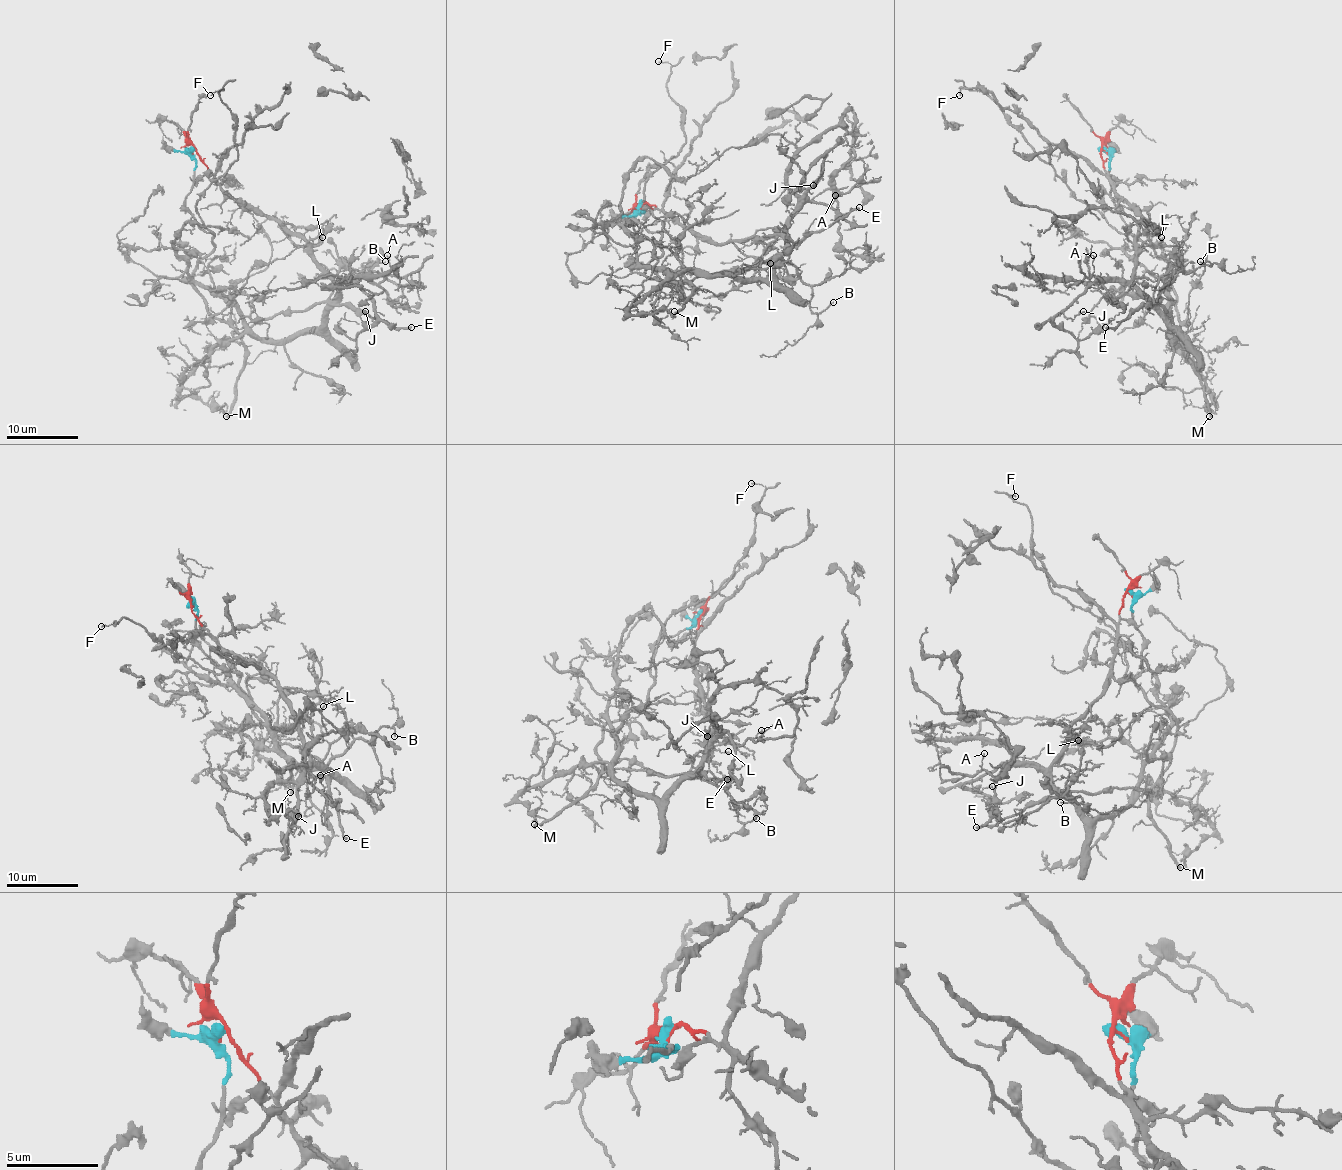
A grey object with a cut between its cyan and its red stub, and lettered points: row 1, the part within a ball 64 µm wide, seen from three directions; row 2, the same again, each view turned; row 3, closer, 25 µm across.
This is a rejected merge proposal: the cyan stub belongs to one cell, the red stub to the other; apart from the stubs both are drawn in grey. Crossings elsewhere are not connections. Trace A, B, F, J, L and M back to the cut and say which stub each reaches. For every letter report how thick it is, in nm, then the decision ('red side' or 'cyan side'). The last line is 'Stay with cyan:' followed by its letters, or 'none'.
A: 130 nm thick; red side
B: 140 nm thick; red side
F: 120 nm thick; cyan side
J: 130 nm thick; red side
L: 140 nm thick; red side
M: 280 nm thick; cyan side
Stay with cyan: F, M

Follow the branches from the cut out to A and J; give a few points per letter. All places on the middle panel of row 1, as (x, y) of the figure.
A: (642, 205), (665, 210), (713, 243), (727, 243), (777, 237), (804, 203), (827, 203), (840, 196), (834, 194)
J: (642, 205), (665, 210), (713, 243), (747, 241), (777, 237), (822, 166), (813, 186)

